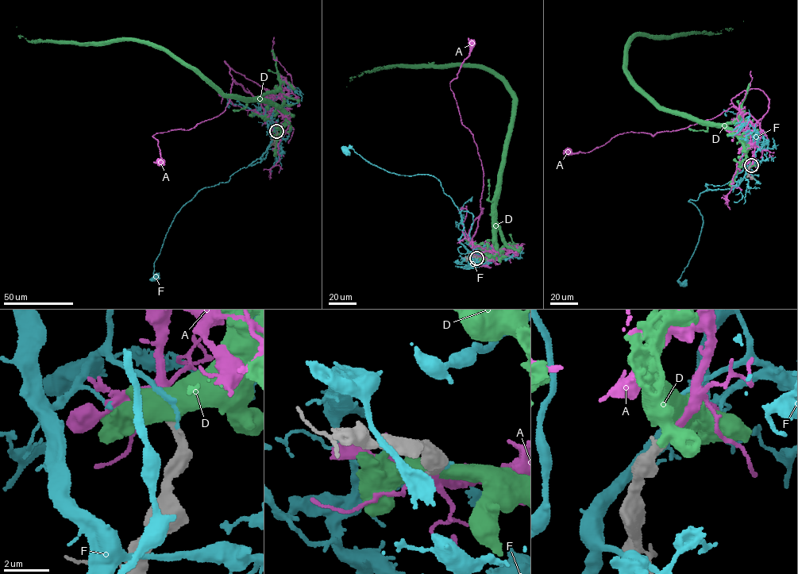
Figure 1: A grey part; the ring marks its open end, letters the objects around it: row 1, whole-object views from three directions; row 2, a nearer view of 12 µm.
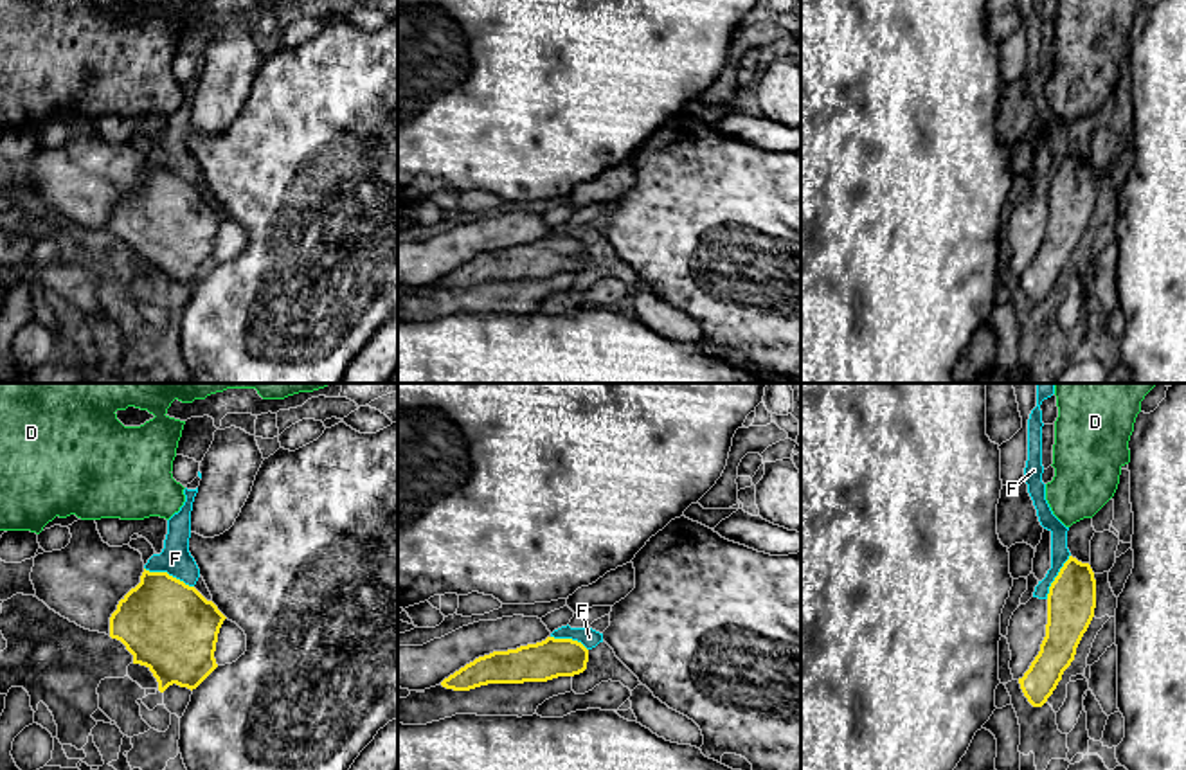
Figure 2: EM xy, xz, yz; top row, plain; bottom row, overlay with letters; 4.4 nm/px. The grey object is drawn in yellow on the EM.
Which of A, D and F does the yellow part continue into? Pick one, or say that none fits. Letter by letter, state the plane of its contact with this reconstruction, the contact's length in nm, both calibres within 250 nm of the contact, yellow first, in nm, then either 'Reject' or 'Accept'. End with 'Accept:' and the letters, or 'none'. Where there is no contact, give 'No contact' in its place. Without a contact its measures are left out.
A: No contact. Accept
D: No contact. Reject
F: Touches yellow in xy. Shared border 240 nm. Thickness 400 nm (yellow) against 140 nm. Reject
Accept: A

